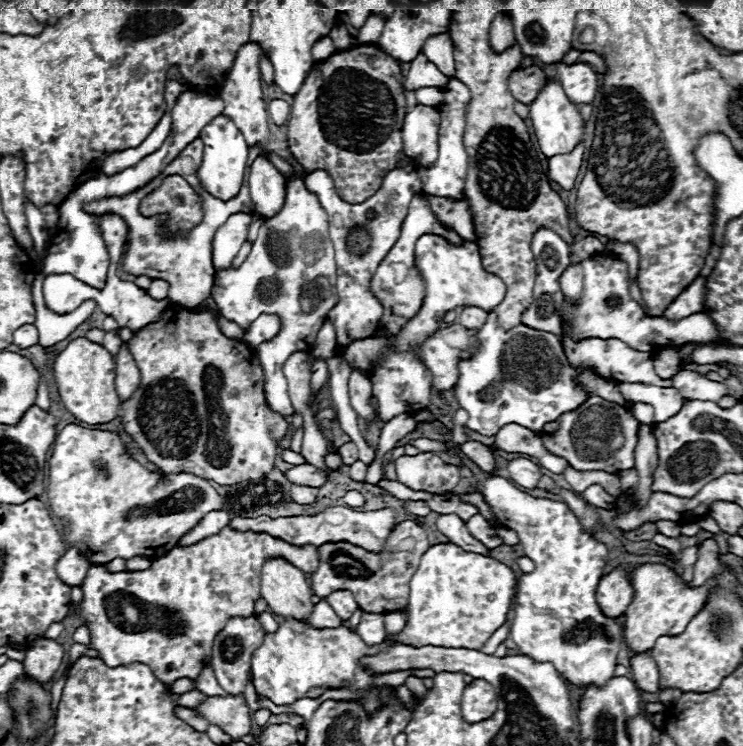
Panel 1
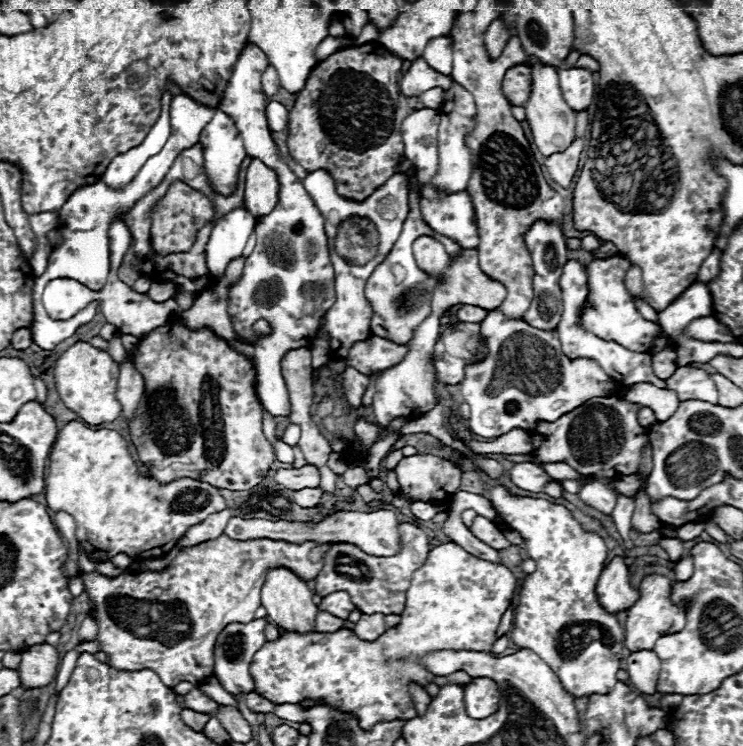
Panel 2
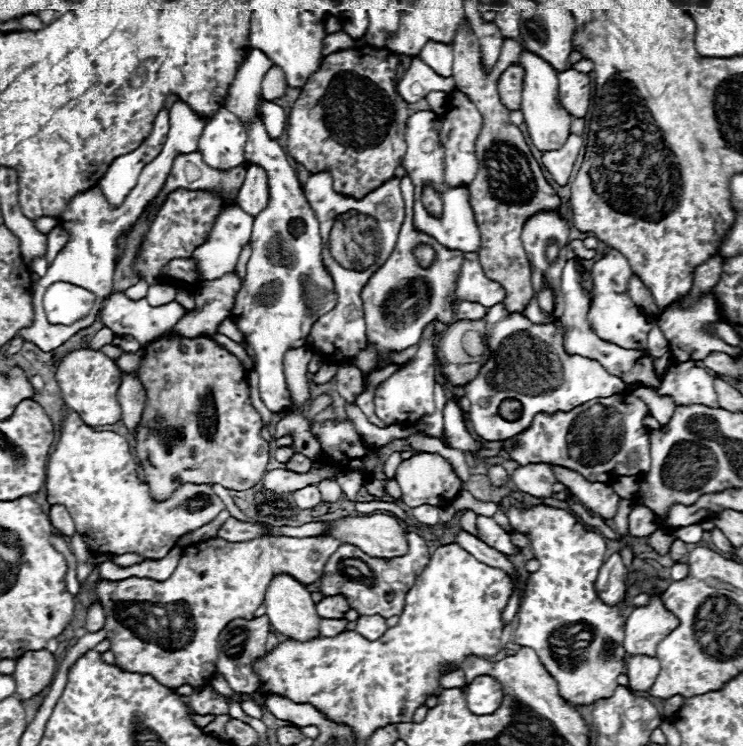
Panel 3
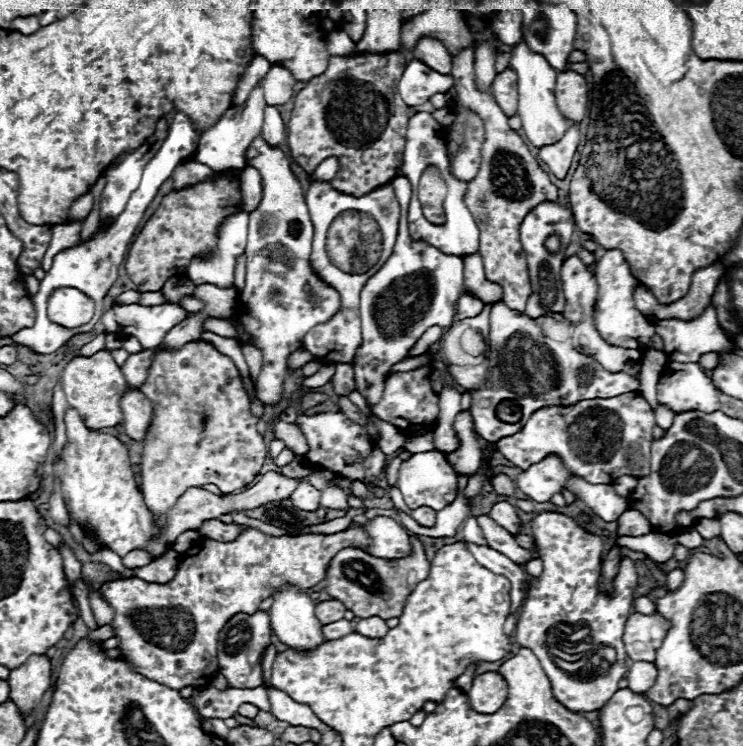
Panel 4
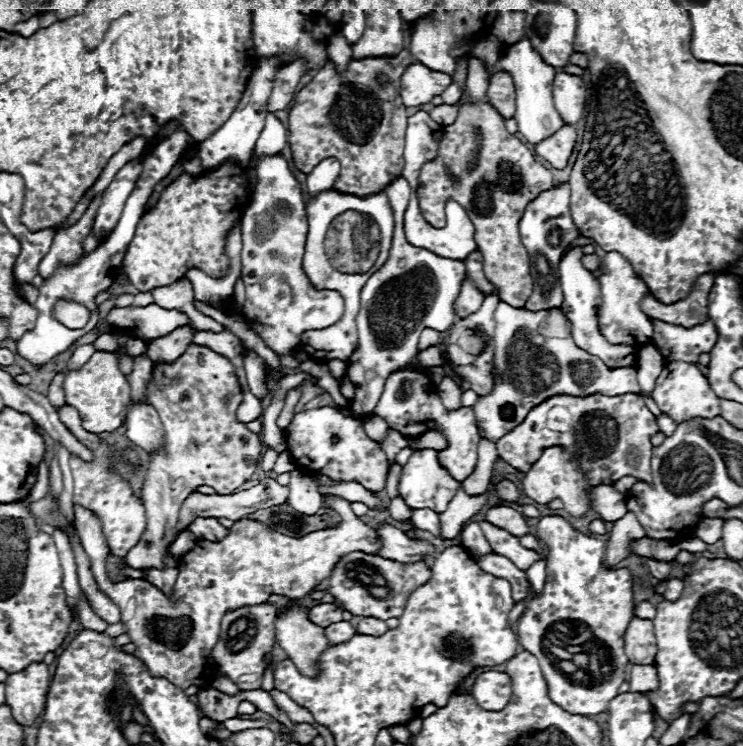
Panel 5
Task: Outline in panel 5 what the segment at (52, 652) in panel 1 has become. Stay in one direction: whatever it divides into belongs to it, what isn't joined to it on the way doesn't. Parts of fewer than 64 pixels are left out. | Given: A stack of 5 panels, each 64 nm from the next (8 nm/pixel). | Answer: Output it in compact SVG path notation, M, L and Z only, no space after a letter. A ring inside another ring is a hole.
M44 662L30 664L22 672L6 678L6 704L14 712L14 720L22 726L32 726L44 712L44 702L50 686L50 672Z

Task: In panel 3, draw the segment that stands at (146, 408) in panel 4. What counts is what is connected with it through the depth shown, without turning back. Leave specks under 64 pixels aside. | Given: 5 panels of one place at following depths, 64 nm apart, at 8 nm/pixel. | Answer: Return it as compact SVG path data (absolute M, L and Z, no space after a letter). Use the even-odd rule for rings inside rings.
M126 376L118 388L118 402L122 408L122 422L124 426L132 432L138 428L142 414L144 414L144 406L146 406L146 392L140 384L138 378Z

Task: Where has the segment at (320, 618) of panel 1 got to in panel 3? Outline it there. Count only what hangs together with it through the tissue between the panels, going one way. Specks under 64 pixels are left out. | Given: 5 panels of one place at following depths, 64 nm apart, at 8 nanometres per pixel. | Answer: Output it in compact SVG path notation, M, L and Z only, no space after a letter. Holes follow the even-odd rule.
M320 620L320 634L322 636L338 636L348 630L348 620Z

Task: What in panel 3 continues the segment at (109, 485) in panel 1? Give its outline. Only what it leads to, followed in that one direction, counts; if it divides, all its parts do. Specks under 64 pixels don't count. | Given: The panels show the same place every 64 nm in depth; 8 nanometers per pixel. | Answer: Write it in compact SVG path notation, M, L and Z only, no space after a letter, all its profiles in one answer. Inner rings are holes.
M76 412L66 416L64 432L48 460L46 490L50 504L66 506L92 554L136 552L148 560L160 560L182 534L212 522L222 511L222 500L208 484L184 484L166 502L152 502L148 486L136 478L136 462L126 438L96 432Z

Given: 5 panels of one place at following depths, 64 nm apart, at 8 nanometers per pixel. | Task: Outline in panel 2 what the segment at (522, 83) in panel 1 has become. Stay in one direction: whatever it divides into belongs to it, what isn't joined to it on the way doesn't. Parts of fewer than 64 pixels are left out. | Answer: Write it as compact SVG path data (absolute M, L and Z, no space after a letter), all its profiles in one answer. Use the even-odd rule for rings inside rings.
M522 64L510 68L504 76L502 92L512 106L522 106L530 96L530 68Z

